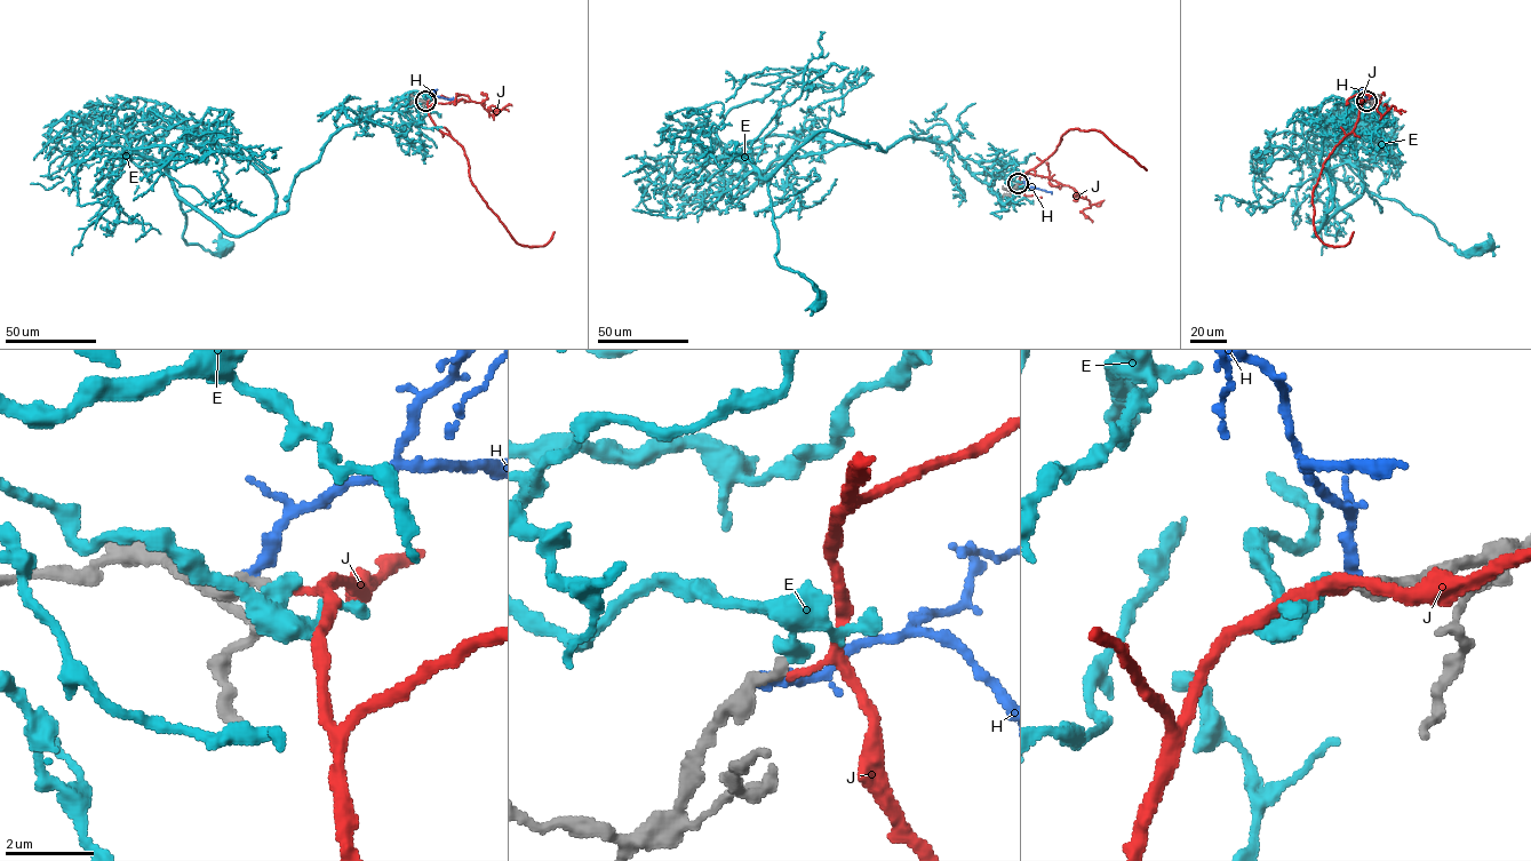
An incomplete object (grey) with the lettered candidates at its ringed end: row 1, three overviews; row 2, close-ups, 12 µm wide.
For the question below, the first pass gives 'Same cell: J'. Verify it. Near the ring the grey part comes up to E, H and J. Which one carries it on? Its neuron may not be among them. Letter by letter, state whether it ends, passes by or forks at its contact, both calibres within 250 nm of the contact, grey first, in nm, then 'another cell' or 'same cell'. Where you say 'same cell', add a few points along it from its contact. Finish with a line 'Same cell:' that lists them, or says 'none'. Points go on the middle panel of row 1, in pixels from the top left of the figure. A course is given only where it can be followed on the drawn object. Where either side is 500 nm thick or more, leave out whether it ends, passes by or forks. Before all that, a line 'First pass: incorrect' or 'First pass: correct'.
First pass: incorrect
E: it ends | 260/400 nm | same cell | via (1018, 183), (947, 143), (816, 132), (767, 190), (776, 262), (816, 304)
H: it ends | 440/280 nm | another cell
J: it ends | 280/130 nm | another cell
Same cell: E

